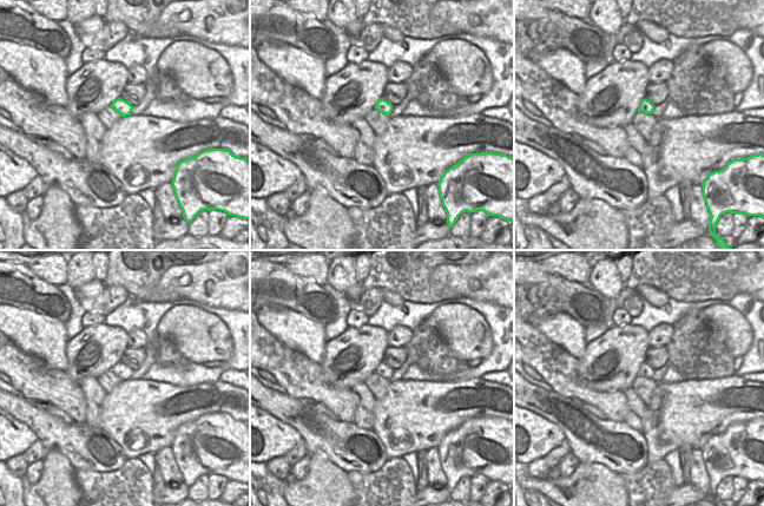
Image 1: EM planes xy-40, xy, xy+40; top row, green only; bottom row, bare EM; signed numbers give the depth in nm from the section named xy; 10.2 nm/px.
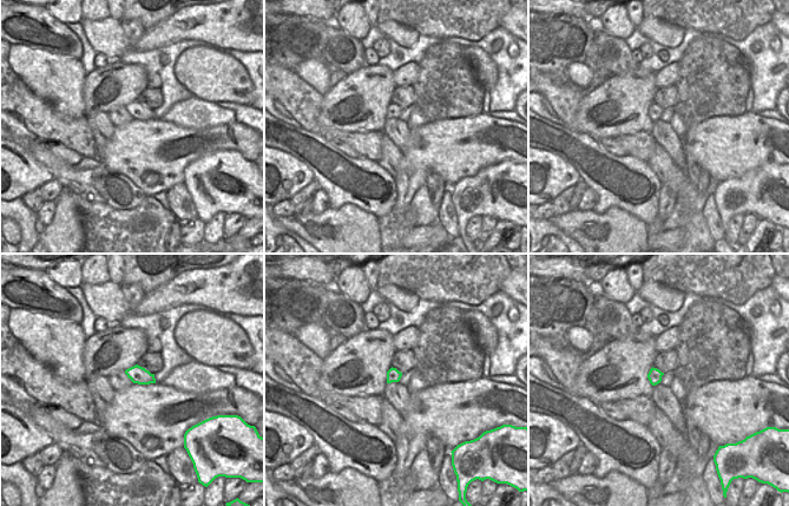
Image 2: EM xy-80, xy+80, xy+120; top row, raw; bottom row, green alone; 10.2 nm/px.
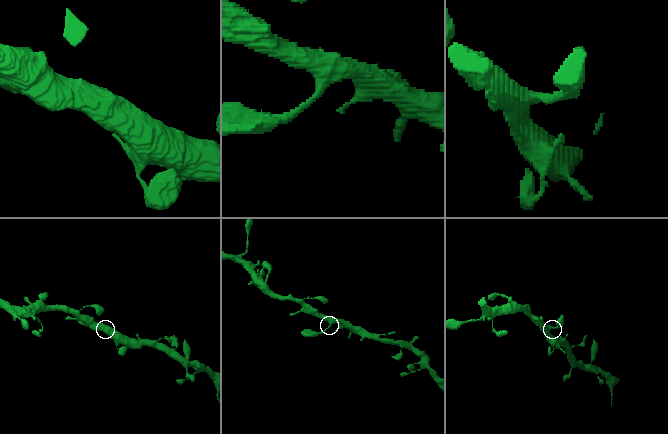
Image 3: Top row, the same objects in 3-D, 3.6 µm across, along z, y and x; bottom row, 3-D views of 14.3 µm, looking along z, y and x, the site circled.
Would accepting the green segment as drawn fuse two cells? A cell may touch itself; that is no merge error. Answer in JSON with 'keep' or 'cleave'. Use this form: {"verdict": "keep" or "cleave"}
{"verdict": "keep"}

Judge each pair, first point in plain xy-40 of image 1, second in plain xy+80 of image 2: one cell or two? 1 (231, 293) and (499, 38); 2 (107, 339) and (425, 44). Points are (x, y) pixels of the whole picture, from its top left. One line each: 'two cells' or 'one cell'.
1: two cells
2: two cells

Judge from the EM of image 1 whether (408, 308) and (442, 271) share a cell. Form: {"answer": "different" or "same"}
{"answer": "different"}

